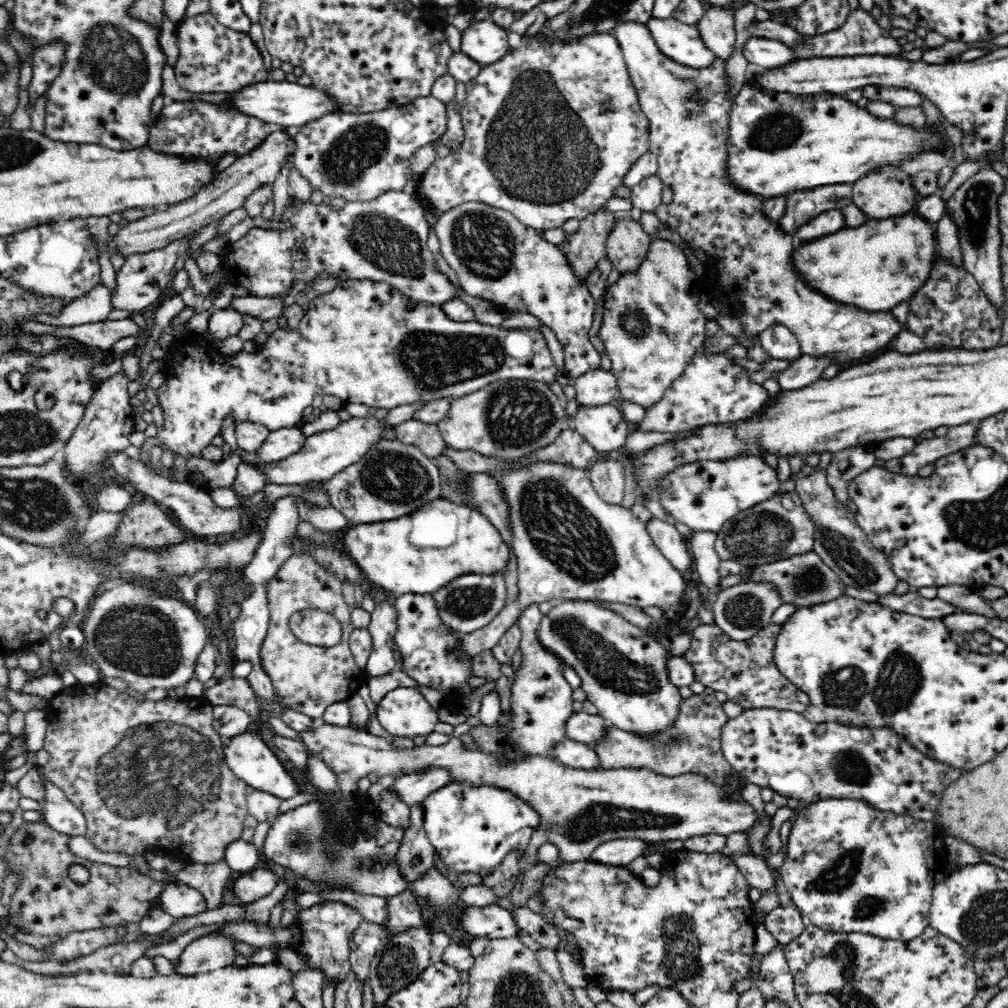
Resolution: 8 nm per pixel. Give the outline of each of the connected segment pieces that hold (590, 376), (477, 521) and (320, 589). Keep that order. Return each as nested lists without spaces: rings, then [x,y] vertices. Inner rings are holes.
[[[596,368],[574,380],[575,398],[579,406],[602,406],[620,397],[617,379],[611,370]]]
[[[440,498],[436,500],[431,500],[428,504],[424,504],[422,508],[419,508],[415,512],[412,512],[409,516],[402,516],[398,520],[384,520],[384,522],[374,523],[374,524],[357,524],[353,523],[348,530],[342,530],[340,533],[342,537],[342,549],[344,549],[344,554],[349,556],[356,565],[361,569],[362,573],[382,592],[394,593],[396,596],[405,595],[408,593],[414,594],[433,594],[436,590],[444,588],[444,586],[450,584],[452,580],[460,578],[460,576],[466,576],[466,574],[506,574],[508,570],[508,560],[510,560],[510,547],[504,543],[500,531],[494,527],[490,519],[485,514],[480,511],[466,506],[466,504],[461,505],[451,501],[450,499]]]
[[[292,555],[276,571],[276,578],[270,578],[266,584],[270,623],[260,648],[262,667],[268,673],[275,692],[282,695],[282,700],[288,707],[320,721],[327,706],[347,701],[357,694],[360,684],[366,683],[365,671],[356,664],[348,647],[348,638],[355,628],[351,620],[352,609],[344,601],[340,579],[326,567],[322,567],[322,563],[318,563],[314,555]],[[308,608],[329,613],[340,622],[342,634],[336,646],[312,646],[295,637],[289,627],[289,619],[296,612]]]

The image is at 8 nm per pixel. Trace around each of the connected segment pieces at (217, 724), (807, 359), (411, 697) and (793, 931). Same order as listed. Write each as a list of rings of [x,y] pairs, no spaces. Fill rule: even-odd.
[[[218,706],[213,708],[213,727],[223,739],[236,736],[250,730],[248,726],[252,722],[251,717],[246,711],[235,706]]]
[[[800,355],[791,362],[783,372],[774,379],[780,384],[781,390],[794,390],[809,386],[822,379],[822,374],[828,366],[837,364],[831,358],[815,358],[810,355]]]
[[[400,687],[387,692],[375,706],[377,719],[384,730],[397,737],[434,732],[438,719],[435,710],[417,687]]]
[[[790,905],[770,910],[760,922],[761,925],[779,942],[780,945],[792,942],[804,930],[804,918],[801,912]]]

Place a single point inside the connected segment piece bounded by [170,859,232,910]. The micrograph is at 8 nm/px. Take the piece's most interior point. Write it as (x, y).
(211, 880)

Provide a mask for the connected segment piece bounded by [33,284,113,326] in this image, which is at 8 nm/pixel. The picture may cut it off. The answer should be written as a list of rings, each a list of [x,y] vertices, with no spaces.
[[[96,285],[88,294],[72,301],[63,307],[58,316],[50,314],[36,314],[34,321],[55,326],[78,326],[78,324],[92,324],[92,322],[104,322],[108,320],[108,314],[112,310],[112,299],[108,289],[102,285]]]

